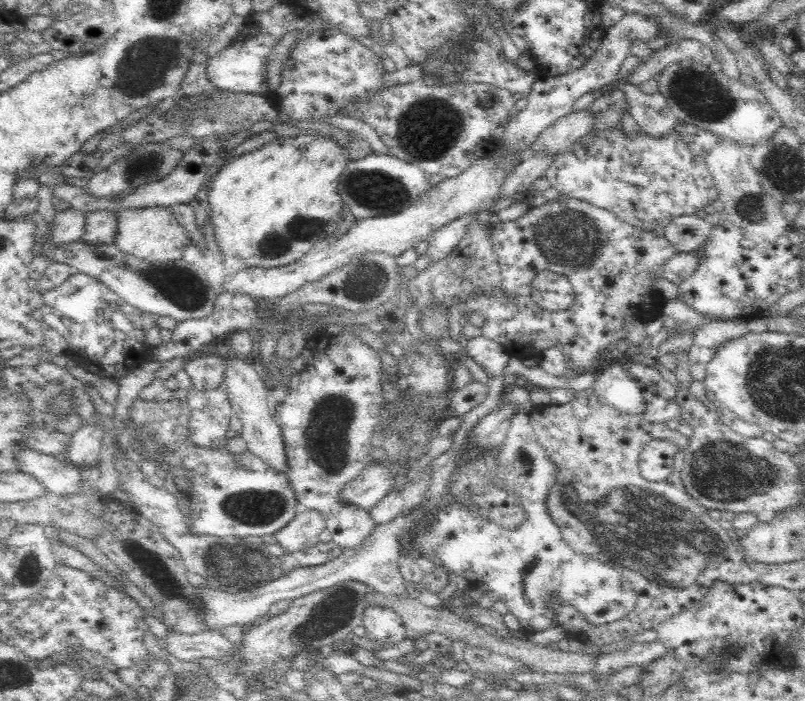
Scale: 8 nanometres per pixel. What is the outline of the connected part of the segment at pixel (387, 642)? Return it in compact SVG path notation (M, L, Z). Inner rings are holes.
M382 603L366 608L361 627L365 630L365 638L374 643L370 648L373 652L408 640L402 619Z

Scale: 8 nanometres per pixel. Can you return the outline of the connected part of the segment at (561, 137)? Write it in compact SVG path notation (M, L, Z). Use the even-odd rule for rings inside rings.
M586 109L580 112L570 112L544 130L538 136L538 140L531 144L530 150L538 155L546 153L556 158L570 150L571 146L582 136L592 133L601 122L599 115L592 115Z

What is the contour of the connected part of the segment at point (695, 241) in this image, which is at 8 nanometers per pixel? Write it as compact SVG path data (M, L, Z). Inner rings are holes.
M683 214L672 219L662 234L677 252L701 250L709 239L713 225L704 221L703 214Z

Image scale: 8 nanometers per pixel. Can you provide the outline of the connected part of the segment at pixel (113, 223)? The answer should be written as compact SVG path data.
M96 210L85 214L84 234L80 239L86 243L114 243L118 221L110 210Z

